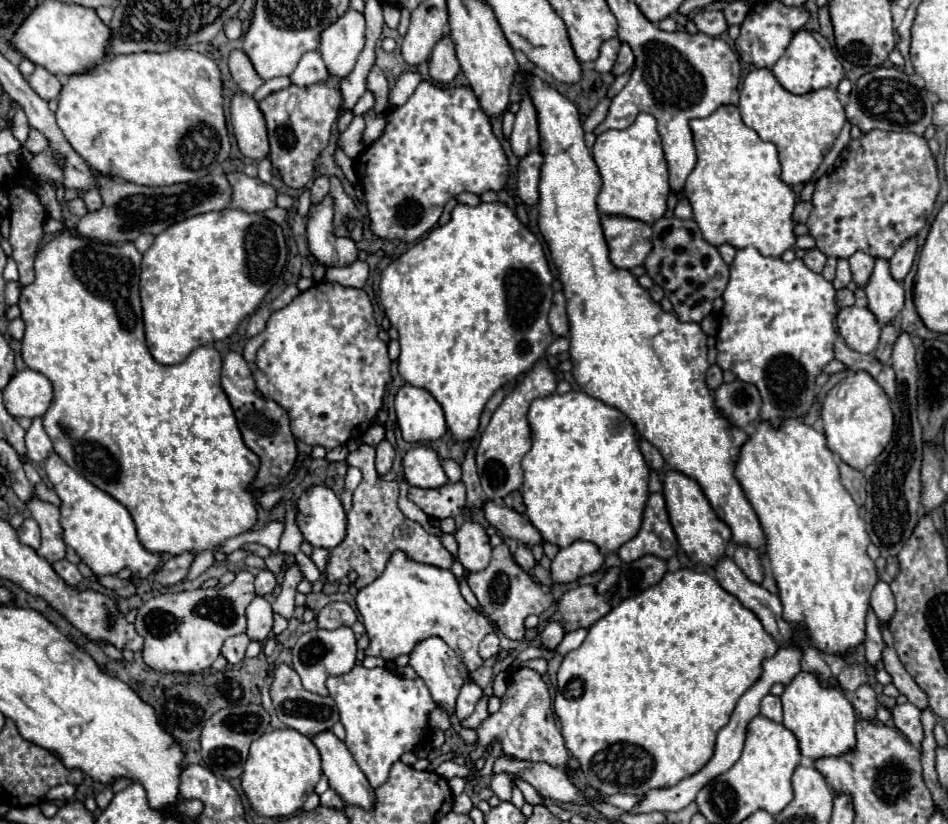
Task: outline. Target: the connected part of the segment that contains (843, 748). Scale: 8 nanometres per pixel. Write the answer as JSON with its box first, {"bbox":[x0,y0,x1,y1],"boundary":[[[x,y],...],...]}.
{"bbox":[781,672,857,760],"boundary":[[[799,672],[785,686],[785,692],[781,694],[781,702],[783,702],[783,726],[789,728],[797,736],[801,754],[805,758],[815,760],[815,758],[823,758],[823,756],[841,756],[855,746],[855,742],[857,742],[855,740],[855,708],[847,700],[841,686],[821,688],[821,680],[817,680],[817,676],[809,676],[809,672]]]}

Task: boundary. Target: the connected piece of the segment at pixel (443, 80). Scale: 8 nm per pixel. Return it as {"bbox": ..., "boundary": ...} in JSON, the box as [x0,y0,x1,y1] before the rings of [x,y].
{"bbox":[429,34,459,84],"boundary":[[[445,34],[433,48],[431,62],[429,62],[429,74],[437,84],[447,84],[455,78],[459,72],[459,60],[455,56],[455,44],[449,34]]]}

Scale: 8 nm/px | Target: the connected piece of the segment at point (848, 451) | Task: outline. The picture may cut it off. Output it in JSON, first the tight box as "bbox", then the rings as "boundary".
{"bbox":[821,372,893,472],"boundary":[[[867,372],[851,374],[827,392],[821,408],[821,420],[827,448],[839,454],[845,464],[857,468],[859,472],[863,472],[883,452],[885,444],[889,444],[893,436],[893,412],[889,398]]]}

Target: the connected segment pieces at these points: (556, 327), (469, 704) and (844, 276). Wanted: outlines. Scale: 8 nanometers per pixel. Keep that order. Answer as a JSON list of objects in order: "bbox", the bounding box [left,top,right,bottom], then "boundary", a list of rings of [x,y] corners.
[{"bbox":[549,292,569,338],"boundary":[[[555,292],[555,296],[553,296],[553,306],[551,306],[551,312],[549,312],[549,326],[551,326],[551,332],[557,338],[569,336],[569,320],[567,320],[567,312],[565,312],[565,296],[561,292]]]},{"bbox":[455,682,483,720],"boundary":[[[473,682],[463,684],[463,688],[461,688],[461,692],[459,692],[459,698],[457,698],[457,710],[455,710],[457,718],[459,718],[459,720],[469,718],[469,716],[473,714],[473,710],[475,710],[475,704],[477,704],[481,698],[483,698],[483,690],[481,690],[477,684],[473,684]]]},{"bbox":[833,260,851,290],"boundary":[[[837,260],[837,276],[833,280],[833,286],[839,290],[839,288],[845,288],[847,284],[851,282],[851,268],[849,268],[849,262],[847,260]]]}]

